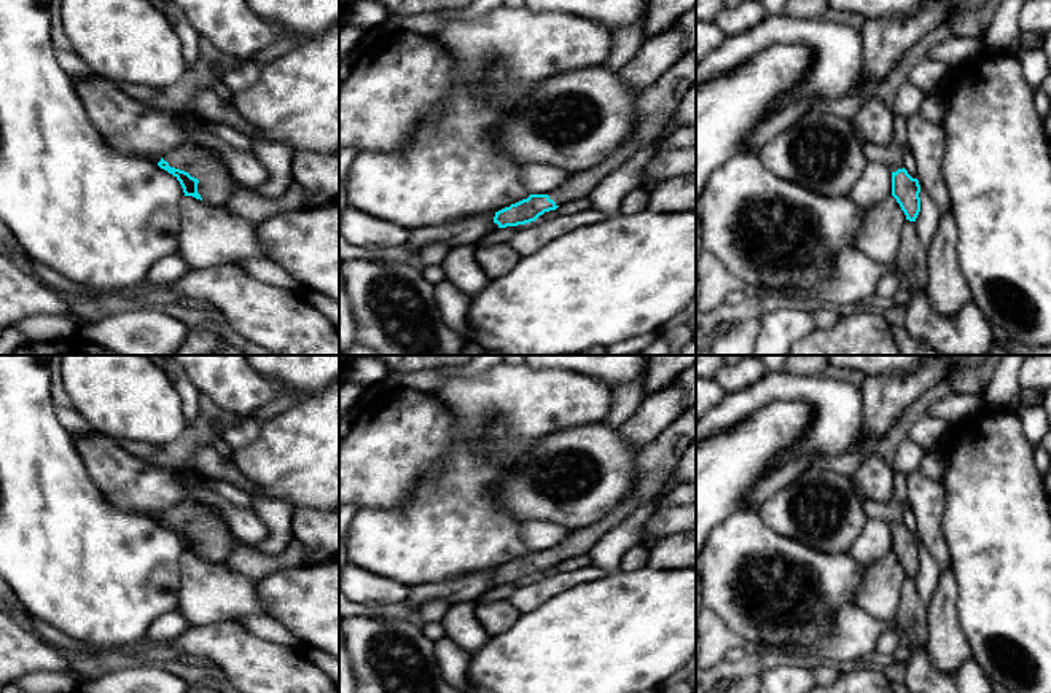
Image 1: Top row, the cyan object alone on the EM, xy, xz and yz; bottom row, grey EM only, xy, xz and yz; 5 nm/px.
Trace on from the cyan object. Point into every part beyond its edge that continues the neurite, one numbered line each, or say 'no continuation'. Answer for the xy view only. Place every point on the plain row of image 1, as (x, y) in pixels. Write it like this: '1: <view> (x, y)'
1: xy (215, 542)

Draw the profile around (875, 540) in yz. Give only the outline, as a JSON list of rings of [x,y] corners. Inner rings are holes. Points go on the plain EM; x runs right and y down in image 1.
[[[868,518],[849,554],[858,562],[876,562],[892,551],[892,529],[881,519]]]

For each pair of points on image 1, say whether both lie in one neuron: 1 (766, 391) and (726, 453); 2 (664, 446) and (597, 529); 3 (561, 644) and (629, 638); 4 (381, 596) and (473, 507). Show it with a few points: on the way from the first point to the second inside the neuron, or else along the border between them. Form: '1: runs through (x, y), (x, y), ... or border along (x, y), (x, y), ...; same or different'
1: border along (787, 400), (773, 400), (738, 424), (718, 432); different
2: runs through (653, 469), (648, 483), (620, 512); same
3: runs through (578, 644), (593, 644), (612, 638); same
4: border along (362, 567), (411, 587); different

